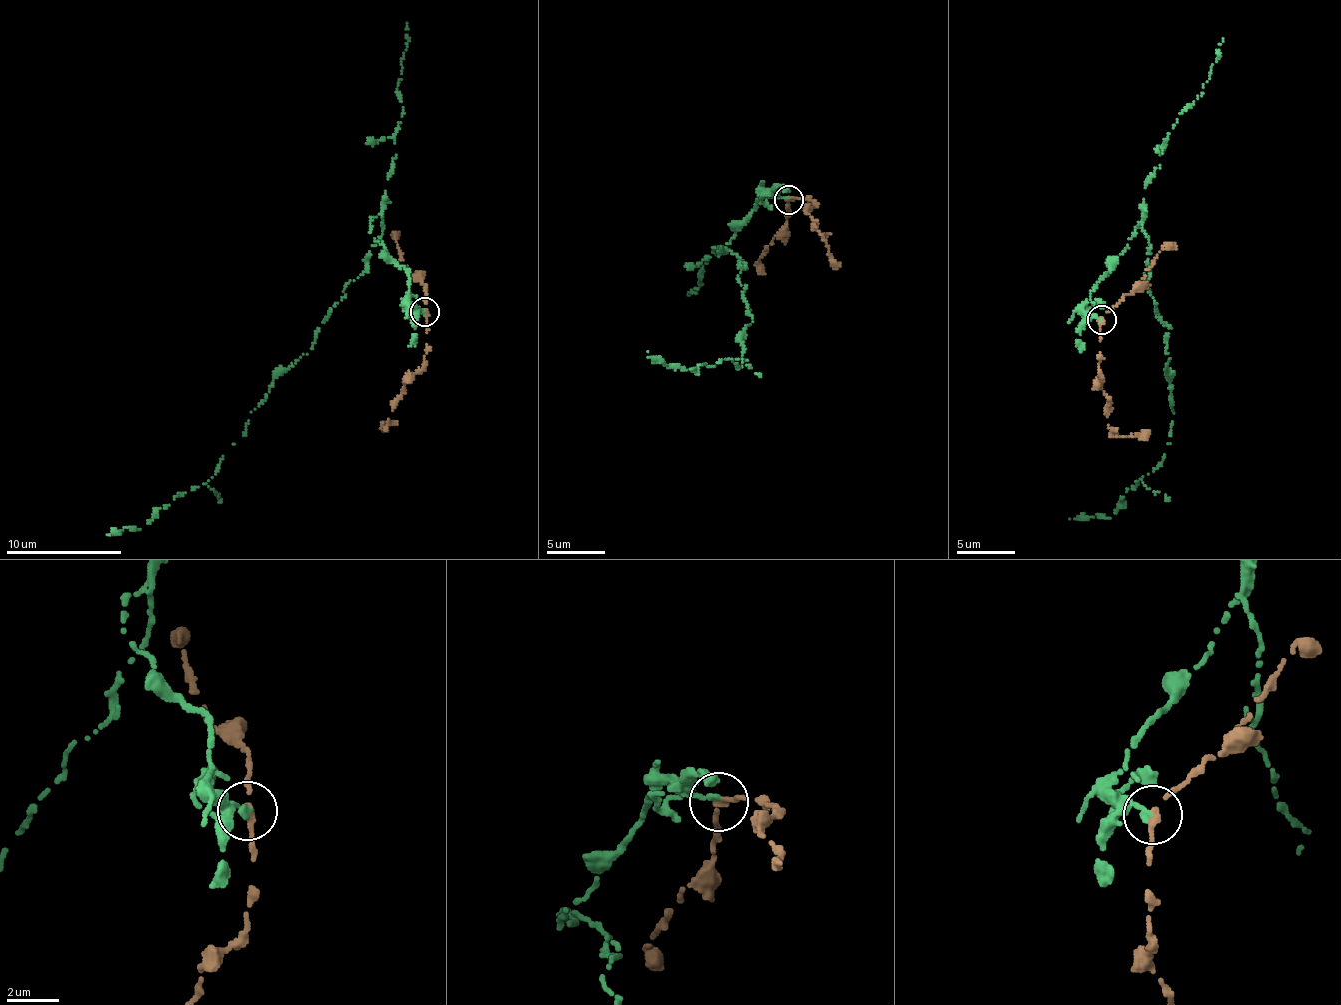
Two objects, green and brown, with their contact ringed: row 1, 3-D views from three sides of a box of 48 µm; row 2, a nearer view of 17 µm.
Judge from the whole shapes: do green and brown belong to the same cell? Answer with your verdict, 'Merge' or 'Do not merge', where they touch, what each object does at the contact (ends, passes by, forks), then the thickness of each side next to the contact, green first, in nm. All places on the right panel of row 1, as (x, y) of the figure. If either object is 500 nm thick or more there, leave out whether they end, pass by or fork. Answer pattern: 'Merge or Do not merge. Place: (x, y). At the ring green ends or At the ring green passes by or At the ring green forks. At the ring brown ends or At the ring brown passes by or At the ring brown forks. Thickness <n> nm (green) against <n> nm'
Do not merge. Place: (1102, 320). At the ring green ends. At the ring brown passes by. Thickness 260 nm (green) against 240 nm

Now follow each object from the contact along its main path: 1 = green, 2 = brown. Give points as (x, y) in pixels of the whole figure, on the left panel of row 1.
1: (426, 312), (370, 232), (379, 214), (382, 234), (345, 297), (206, 483), (109, 535)
2: (425, 312), (424, 368), (406, 382), (384, 430), (385, 422)

